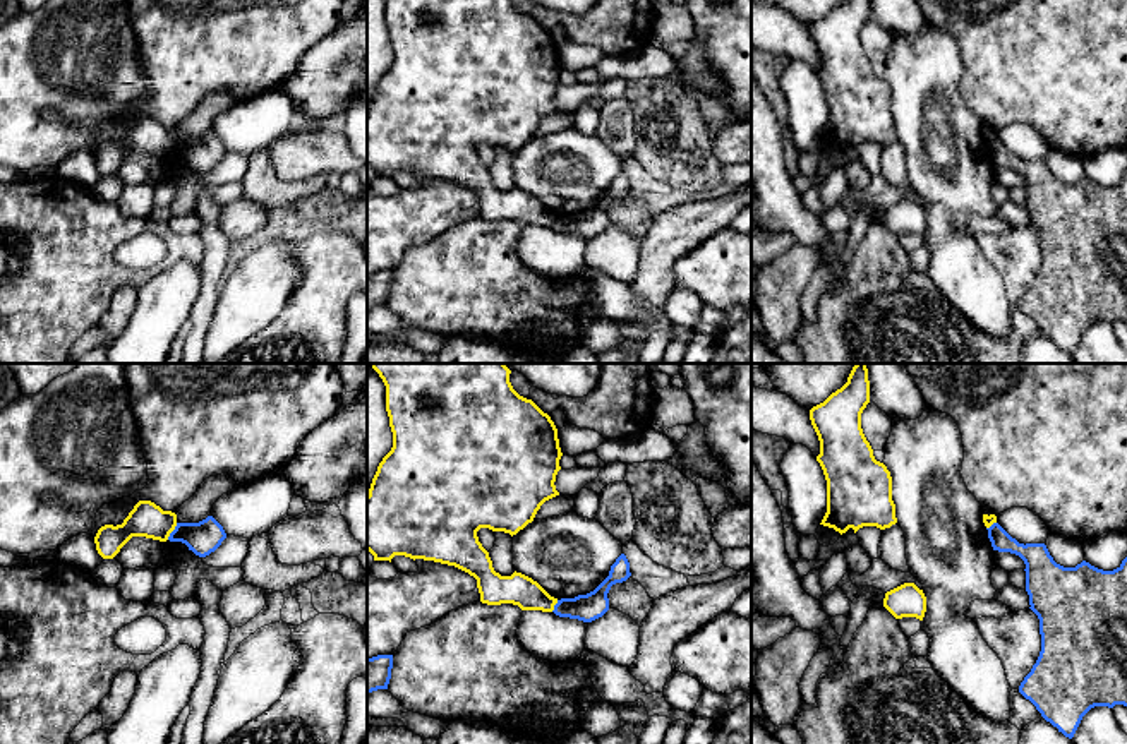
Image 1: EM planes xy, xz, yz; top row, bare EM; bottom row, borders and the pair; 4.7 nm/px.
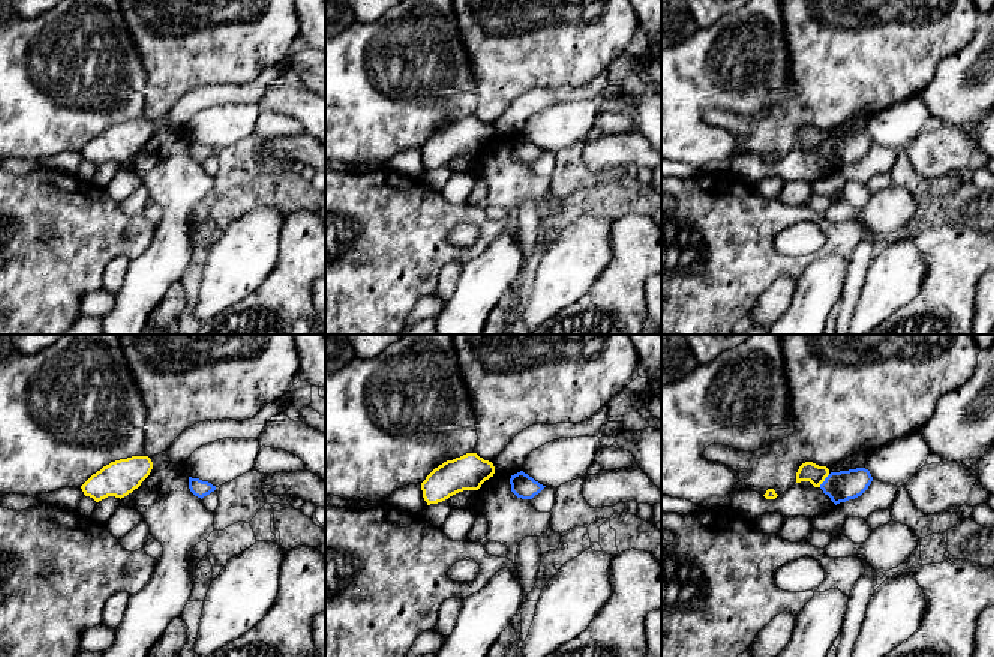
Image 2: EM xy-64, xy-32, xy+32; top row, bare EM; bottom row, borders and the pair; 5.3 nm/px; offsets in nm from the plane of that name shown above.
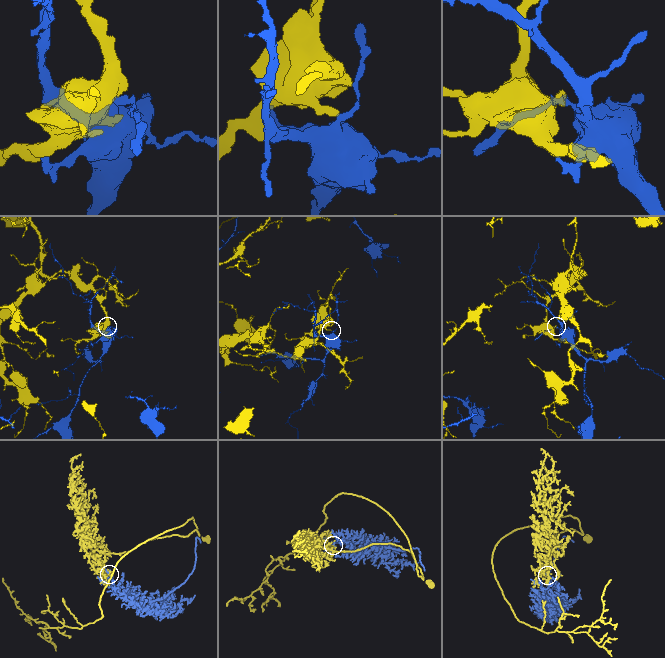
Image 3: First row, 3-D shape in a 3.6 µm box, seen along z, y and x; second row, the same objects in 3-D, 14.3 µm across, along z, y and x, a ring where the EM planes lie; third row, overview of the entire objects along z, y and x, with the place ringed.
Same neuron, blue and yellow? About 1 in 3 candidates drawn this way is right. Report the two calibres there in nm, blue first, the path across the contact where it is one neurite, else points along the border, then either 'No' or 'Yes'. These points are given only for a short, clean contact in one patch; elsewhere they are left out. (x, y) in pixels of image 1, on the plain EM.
Thickness 160 nm (blue) against 160 nm. No

